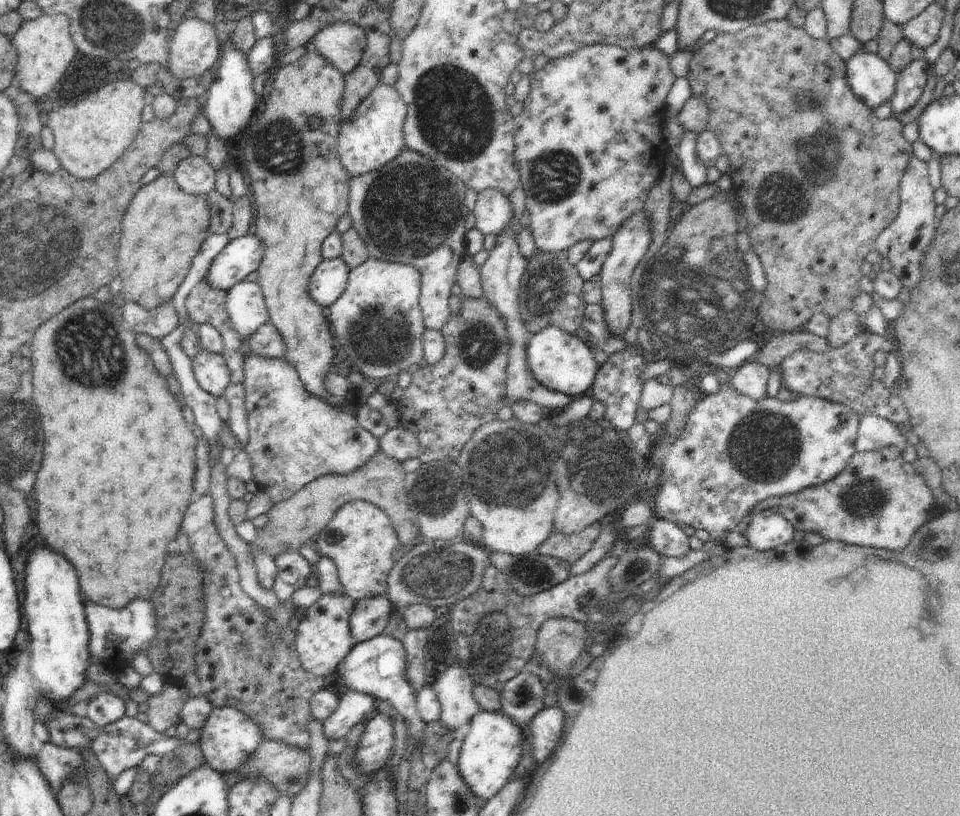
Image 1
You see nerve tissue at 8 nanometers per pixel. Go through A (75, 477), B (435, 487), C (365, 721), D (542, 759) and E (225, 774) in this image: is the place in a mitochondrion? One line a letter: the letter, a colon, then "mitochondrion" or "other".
A: other
B: mitochondrion
C: other
D: other
E: other

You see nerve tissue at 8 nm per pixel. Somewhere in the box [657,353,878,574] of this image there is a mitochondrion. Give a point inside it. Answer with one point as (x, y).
(764, 447)

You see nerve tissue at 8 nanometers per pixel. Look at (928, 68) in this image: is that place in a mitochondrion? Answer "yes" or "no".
no

